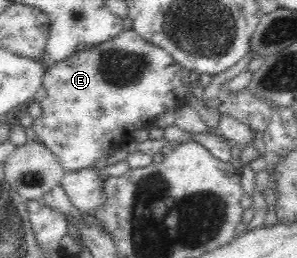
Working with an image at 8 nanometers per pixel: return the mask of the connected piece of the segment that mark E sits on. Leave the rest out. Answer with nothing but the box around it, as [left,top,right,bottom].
[32,29,190,171]

